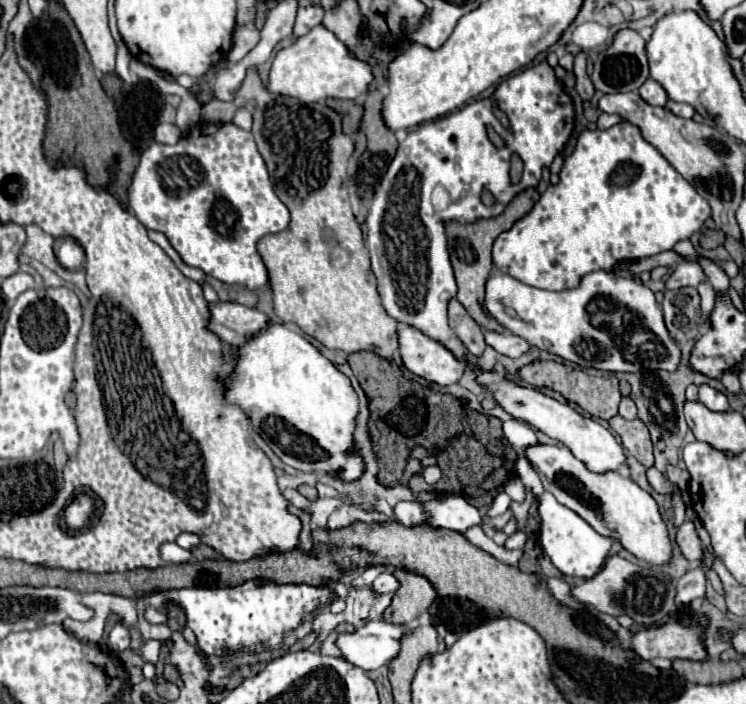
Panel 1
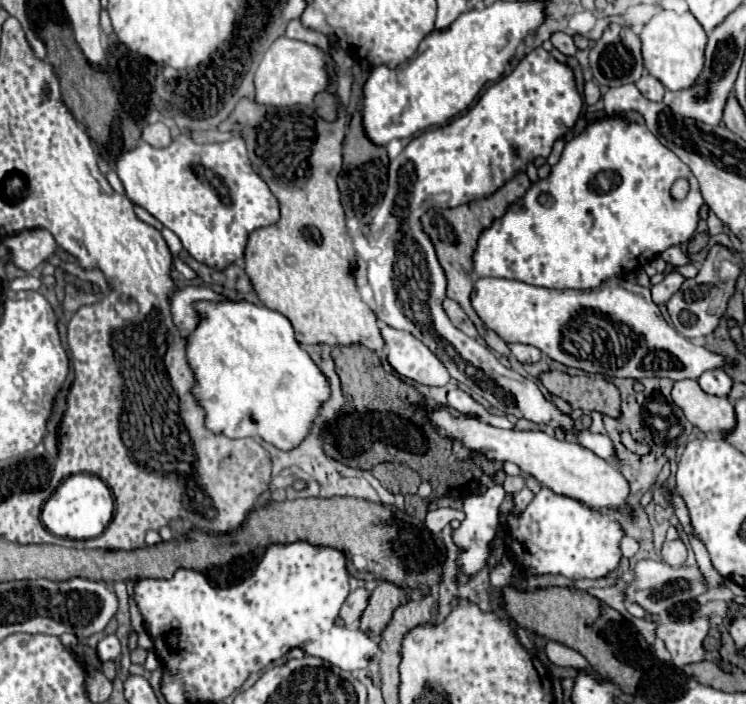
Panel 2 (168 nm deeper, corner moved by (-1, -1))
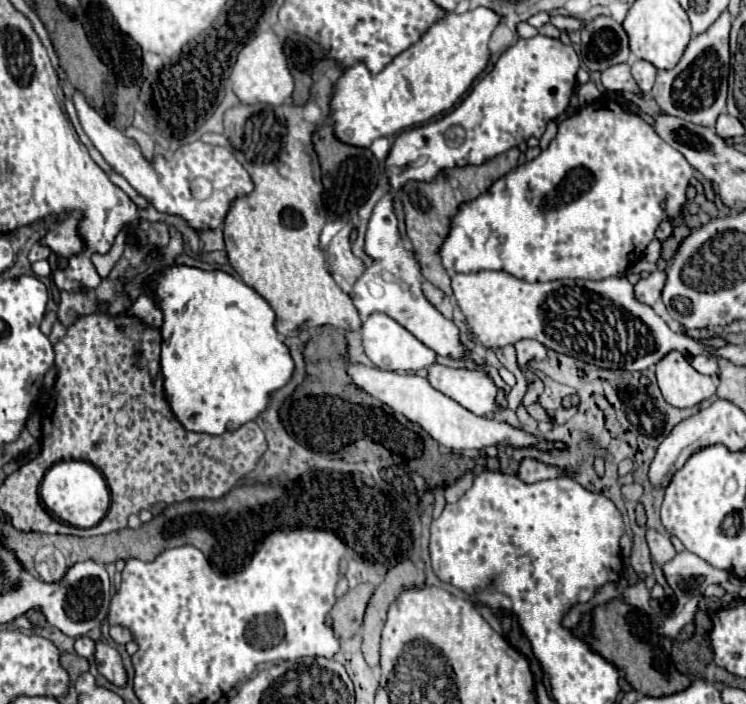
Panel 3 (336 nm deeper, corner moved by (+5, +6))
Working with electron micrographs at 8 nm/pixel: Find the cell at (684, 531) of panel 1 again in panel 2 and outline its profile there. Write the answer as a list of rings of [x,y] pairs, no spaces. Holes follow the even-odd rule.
[[[680,538],[672,540],[672,542],[664,542],[662,558],[664,558],[666,564],[678,568],[678,566],[682,566],[686,562],[686,556],[688,556],[688,548]]]

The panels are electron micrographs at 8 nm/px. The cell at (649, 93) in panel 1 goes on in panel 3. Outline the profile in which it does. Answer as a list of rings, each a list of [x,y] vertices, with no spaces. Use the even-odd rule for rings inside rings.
[[[642,59],[634,61],[632,63],[632,77],[636,79],[638,87],[644,93],[648,93],[652,89],[652,85],[654,85],[654,79],[656,79],[656,67],[652,63],[648,63],[648,61],[642,61]]]

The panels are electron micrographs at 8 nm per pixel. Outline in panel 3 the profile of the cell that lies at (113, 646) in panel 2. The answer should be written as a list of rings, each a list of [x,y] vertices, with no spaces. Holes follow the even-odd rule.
[[[78,637],[74,641],[74,651],[80,655],[80,657],[86,657],[90,659],[94,655],[94,641],[90,637]]]

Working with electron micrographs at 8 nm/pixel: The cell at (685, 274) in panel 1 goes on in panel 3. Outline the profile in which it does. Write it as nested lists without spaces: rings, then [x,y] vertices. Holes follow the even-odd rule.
[[[654,271],[654,273],[650,273],[650,277],[640,279],[640,281],[634,285],[636,299],[638,299],[640,303],[644,303],[644,305],[654,305],[654,303],[660,299],[664,281],[666,281],[666,275],[660,273],[660,271]]]

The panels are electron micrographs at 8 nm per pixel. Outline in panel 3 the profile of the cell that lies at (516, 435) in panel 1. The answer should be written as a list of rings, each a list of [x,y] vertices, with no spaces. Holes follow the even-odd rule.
[[[432,363],[426,379],[434,389],[448,395],[474,415],[484,415],[484,395],[496,395],[492,379],[484,369],[454,369]]]

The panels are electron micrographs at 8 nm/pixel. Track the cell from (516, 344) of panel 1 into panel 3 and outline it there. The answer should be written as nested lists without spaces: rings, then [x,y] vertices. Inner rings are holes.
[[[522,339],[516,343],[516,351],[518,351],[518,361],[520,363],[530,363],[532,359],[542,361],[546,357],[546,347],[534,339]]]

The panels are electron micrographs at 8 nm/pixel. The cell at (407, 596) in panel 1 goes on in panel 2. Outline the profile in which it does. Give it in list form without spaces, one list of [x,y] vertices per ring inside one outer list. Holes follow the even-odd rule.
[[[380,582],[368,602],[368,608],[362,614],[360,620],[360,628],[370,636],[370,638],[378,638],[386,624],[390,622],[390,616],[394,614],[394,608],[398,608],[398,604],[406,604],[408,596],[402,592],[400,586],[392,584],[392,582]]]

